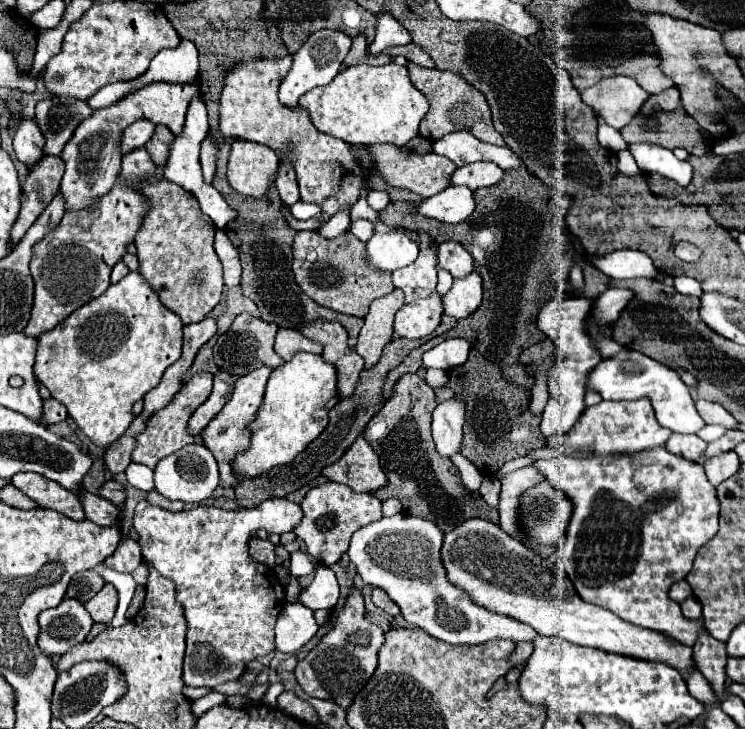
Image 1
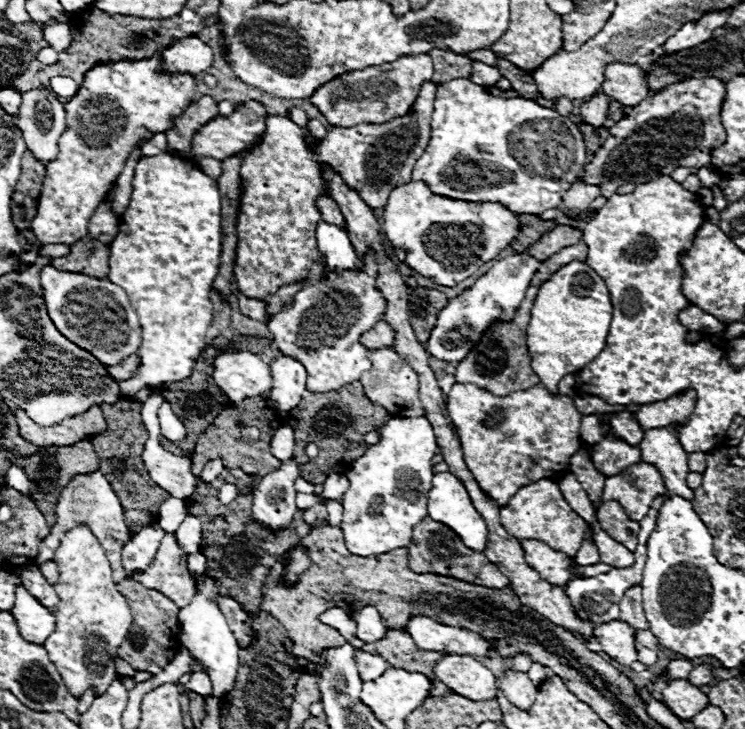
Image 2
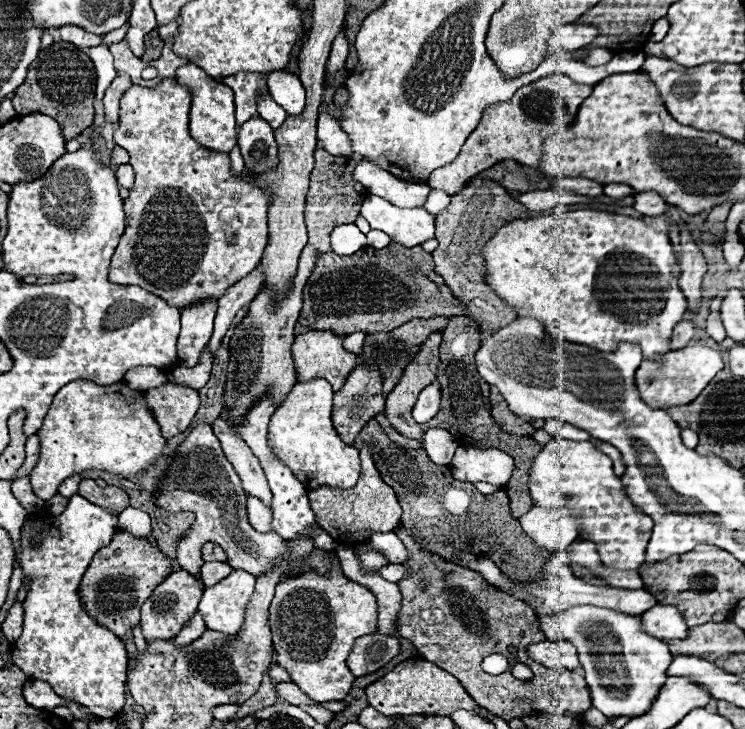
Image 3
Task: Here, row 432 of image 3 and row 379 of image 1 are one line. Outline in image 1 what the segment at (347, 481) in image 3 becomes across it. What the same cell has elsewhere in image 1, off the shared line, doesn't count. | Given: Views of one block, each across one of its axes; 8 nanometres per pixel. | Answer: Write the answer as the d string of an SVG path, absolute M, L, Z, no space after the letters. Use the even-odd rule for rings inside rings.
M298 352L292 360L276 368L266 384L266 394L256 420L248 424L250 446L236 454L232 460L232 472L238 478L258 478L268 474L276 466L292 462L302 450L314 442L328 424L328 412L340 400L336 388L336 368L324 362L322 356L310 352Z

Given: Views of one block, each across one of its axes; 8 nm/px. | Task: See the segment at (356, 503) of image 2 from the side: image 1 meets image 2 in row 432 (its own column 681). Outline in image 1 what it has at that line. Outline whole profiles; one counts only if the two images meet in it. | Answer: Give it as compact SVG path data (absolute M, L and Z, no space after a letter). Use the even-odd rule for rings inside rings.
M624 348L614 358L606 360L606 362L600 362L590 372L588 386L594 388L594 390L598 390L604 400L622 402L622 400L648 398L652 402L652 408L654 408L658 424L664 426L664 428L668 428L668 430L672 430L672 432L692 434L692 432L698 432L698 428L704 426L698 410L694 408L694 400L690 396L690 390L680 380L680 376L672 368L668 368L668 366L664 366L664 364L648 358L642 352Z

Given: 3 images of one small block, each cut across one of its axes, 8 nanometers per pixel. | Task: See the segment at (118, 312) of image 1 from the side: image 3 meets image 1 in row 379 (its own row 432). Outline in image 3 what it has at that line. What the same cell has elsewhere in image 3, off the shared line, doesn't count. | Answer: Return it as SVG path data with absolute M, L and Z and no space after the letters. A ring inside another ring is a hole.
M88 380L68 382L68 386L64 386L56 394L42 422L38 438L40 438L40 458L30 472L30 480L34 494L42 500L50 500L66 478L70 478L72 474L82 474L84 470L104 470L122 476L142 474L150 466L154 466L164 456L166 450L166 438L160 434L158 422L146 404L146 392L132 390L124 380L112 386L96 386L96 382Z

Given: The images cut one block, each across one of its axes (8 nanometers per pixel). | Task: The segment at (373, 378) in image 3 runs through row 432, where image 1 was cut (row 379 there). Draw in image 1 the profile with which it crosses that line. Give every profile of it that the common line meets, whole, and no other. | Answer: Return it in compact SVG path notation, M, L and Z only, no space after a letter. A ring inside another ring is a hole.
M316 320L300 326L300 332L324 344L322 358L338 370L338 394L342 398L350 396L354 392L354 386L358 382L358 376L364 368L364 360L348 346L348 334L340 322L330 320Z

